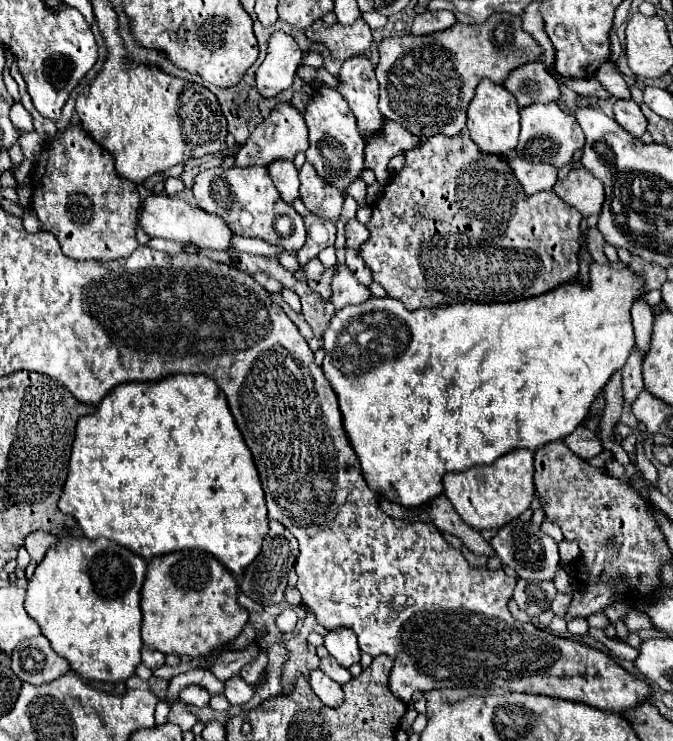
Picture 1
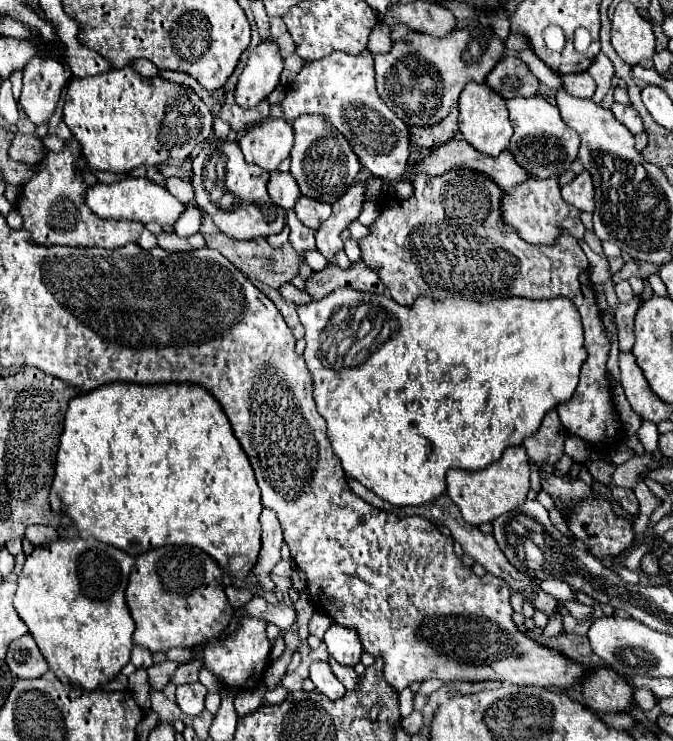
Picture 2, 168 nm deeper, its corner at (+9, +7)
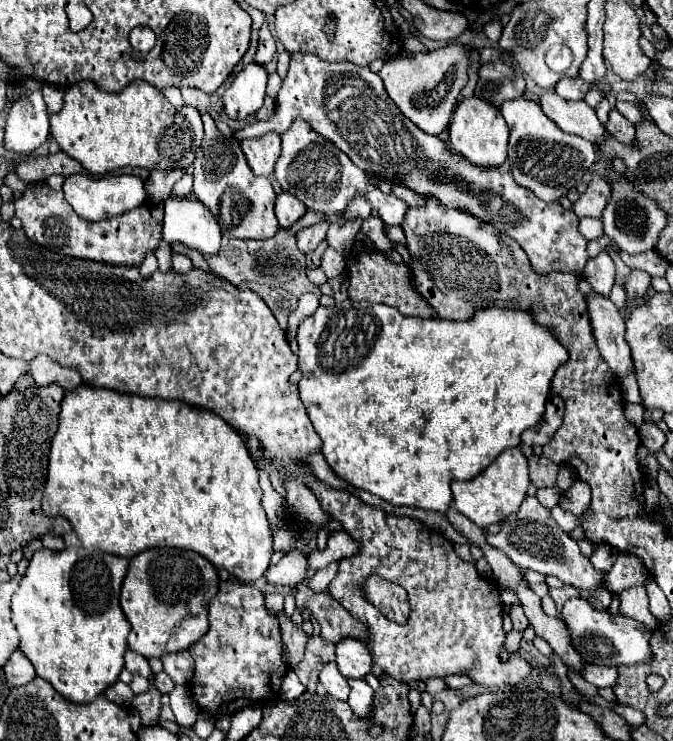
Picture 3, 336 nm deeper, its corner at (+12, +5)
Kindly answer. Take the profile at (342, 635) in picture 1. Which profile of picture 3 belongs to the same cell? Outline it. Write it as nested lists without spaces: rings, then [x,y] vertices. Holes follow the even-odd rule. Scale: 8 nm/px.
[[[342,639],[336,645],[336,665],[348,679],[366,679],[374,663],[372,655],[368,655],[368,647],[362,641]]]

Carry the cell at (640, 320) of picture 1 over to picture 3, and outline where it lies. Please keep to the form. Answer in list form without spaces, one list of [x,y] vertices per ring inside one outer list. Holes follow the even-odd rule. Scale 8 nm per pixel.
[[[606,251],[590,259],[584,267],[584,279],[592,285],[594,291],[600,291],[602,295],[610,295],[610,289],[614,285],[614,275],[616,275],[614,261]]]

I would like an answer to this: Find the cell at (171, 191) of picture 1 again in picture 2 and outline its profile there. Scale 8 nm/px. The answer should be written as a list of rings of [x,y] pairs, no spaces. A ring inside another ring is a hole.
[[[169,177],[167,183],[165,183],[165,187],[167,187],[167,191],[171,191],[179,201],[183,201],[185,205],[189,205],[189,203],[193,205],[193,203],[195,203],[191,183],[187,183],[187,181],[179,179],[179,177]]]

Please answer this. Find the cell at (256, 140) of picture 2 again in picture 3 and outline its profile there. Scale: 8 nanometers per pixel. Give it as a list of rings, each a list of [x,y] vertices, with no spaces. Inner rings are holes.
[[[266,133],[256,139],[246,139],[240,145],[242,145],[242,151],[244,151],[254,175],[270,177],[274,163],[280,157],[280,135]]]

